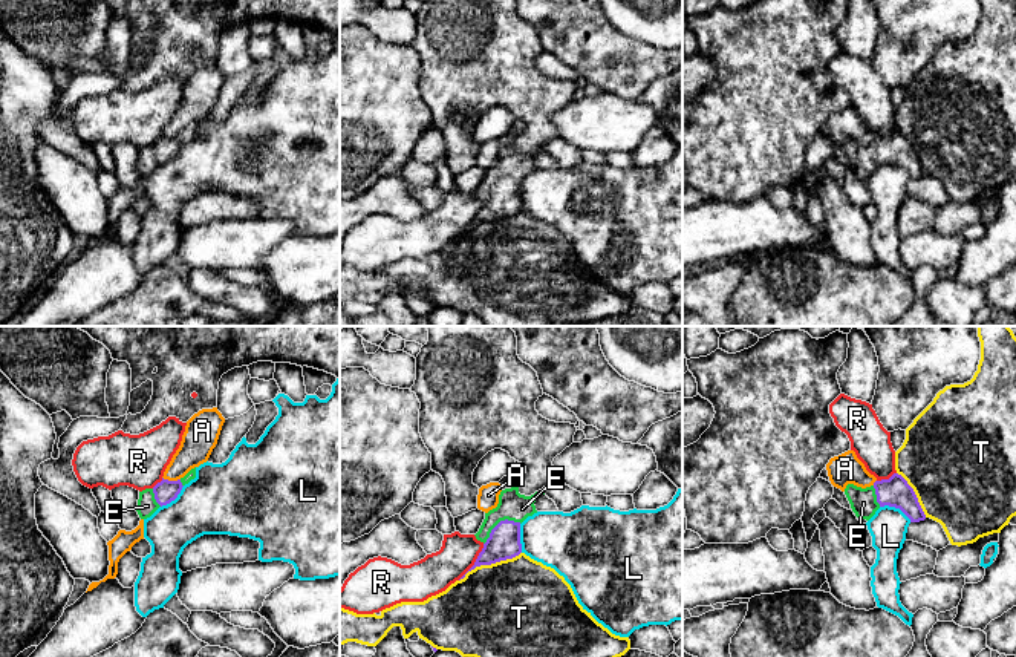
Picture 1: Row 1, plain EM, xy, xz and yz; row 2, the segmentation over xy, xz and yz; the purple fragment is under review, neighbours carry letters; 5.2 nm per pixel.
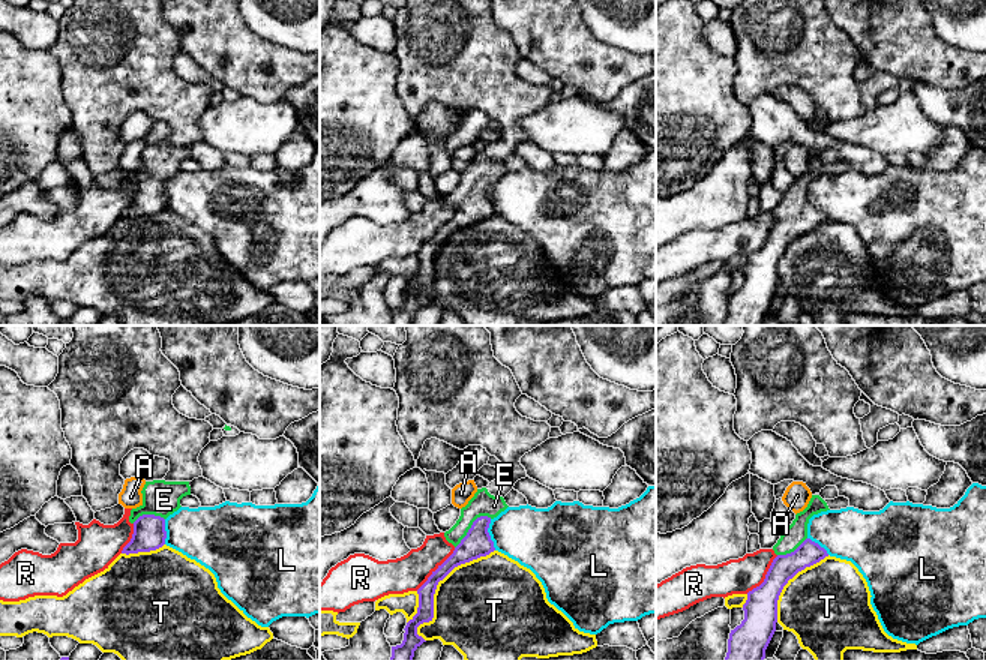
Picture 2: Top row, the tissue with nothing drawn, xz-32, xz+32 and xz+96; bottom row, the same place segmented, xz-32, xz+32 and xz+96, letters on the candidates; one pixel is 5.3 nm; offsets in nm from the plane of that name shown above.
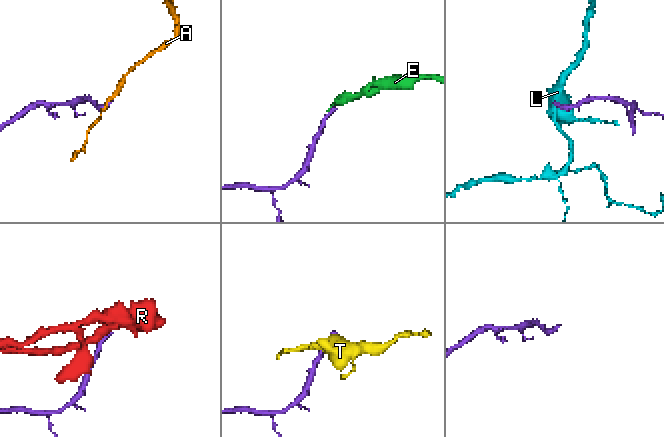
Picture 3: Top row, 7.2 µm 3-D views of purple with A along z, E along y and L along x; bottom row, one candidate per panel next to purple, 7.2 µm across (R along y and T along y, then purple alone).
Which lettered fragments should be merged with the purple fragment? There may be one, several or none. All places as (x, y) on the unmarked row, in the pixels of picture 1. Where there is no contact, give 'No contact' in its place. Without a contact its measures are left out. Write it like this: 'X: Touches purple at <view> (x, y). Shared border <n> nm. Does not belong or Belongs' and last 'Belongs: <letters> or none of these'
A: Touches purple at xy (172, 138). Shared border 100 nm. Does not belong
E: Touches purple at xz (499, 179). Shared border 240 nm. Belongs
L: Touches purple at yz (895, 164). Shared border 190 nm. Does not belong
R: Touches purple at xz (475, 219). Shared border 240 nm. Does not belong
T: Touches purple at xz (490, 221). Shared border 360 nm. Does not belong
Belongs: E

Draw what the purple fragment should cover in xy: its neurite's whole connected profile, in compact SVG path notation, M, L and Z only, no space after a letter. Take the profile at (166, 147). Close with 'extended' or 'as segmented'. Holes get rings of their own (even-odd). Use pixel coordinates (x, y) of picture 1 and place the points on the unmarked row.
M196 124L177 138L164 136L153 145L139 149L136 168L141 176L150 175L159 164L170 161L177 155L182 144L196 135Z; extended

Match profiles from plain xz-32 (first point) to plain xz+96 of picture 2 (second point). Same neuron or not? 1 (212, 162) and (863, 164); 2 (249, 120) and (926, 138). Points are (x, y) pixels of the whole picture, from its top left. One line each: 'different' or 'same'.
1: same
2: same

